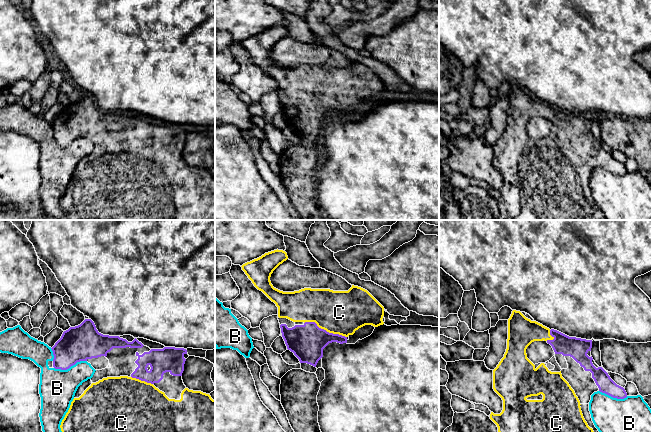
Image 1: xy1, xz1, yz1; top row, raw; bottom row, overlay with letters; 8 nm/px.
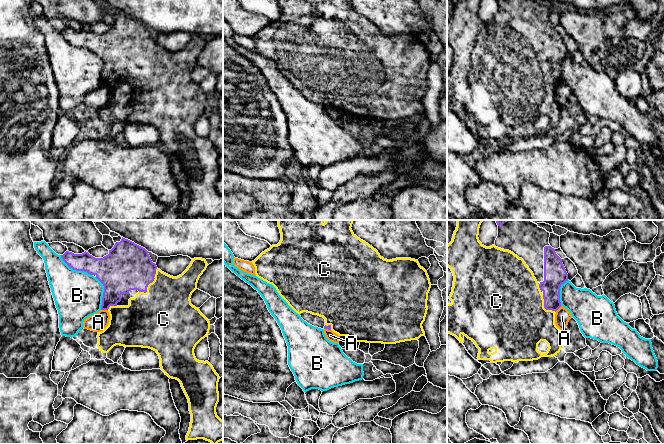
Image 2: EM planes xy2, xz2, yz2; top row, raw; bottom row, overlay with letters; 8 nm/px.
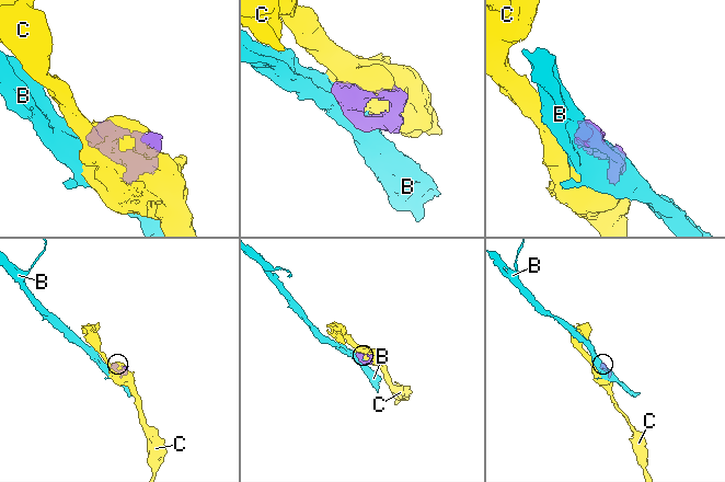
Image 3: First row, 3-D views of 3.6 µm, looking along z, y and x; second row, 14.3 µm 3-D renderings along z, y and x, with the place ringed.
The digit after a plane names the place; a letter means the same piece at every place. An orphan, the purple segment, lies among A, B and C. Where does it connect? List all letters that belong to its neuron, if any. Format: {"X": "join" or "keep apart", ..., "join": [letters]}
{"A": "keep apart", "B": "keep apart", "C": "join", "join": ["C"]}

